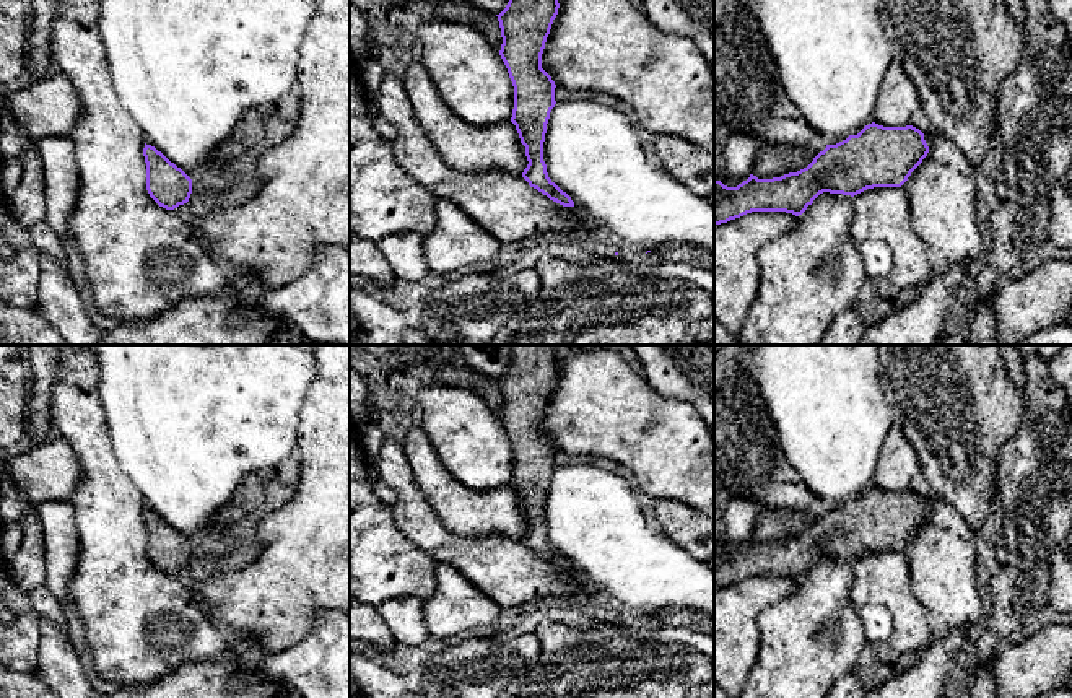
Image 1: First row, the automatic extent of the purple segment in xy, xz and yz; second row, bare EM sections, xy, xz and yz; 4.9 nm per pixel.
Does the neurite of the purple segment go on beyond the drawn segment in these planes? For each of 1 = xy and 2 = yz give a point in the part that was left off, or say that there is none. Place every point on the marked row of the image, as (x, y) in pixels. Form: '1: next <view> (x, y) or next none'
1: next none
2: next none

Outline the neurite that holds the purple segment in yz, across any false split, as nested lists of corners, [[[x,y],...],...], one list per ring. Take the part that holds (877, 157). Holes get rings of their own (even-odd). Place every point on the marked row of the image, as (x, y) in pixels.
[[[872,122],[857,135],[826,145],[797,172],[773,179],[750,174],[737,187],[714,181],[714,225],[752,212],[786,212],[799,216],[823,192],[854,197],[874,187],[901,187],[927,153],[929,146],[919,129]]]

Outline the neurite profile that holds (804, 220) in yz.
[[[823,192],[789,233],[758,251],[760,290],[740,345],[818,345],[835,317],[856,304],[867,275],[851,236],[852,216],[851,195]]]

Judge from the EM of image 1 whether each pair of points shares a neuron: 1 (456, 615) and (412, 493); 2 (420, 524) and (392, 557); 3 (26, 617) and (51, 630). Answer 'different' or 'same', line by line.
1: different
2: different
3: different

